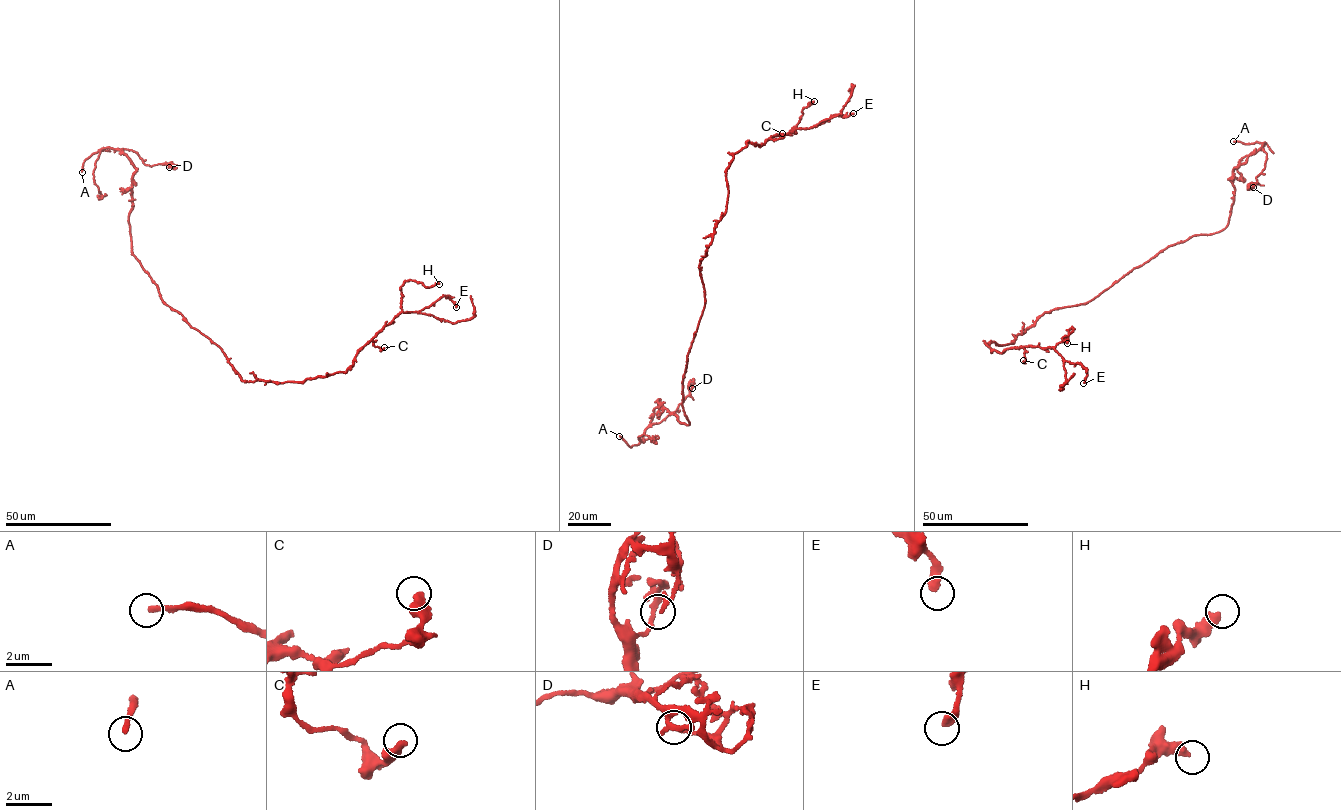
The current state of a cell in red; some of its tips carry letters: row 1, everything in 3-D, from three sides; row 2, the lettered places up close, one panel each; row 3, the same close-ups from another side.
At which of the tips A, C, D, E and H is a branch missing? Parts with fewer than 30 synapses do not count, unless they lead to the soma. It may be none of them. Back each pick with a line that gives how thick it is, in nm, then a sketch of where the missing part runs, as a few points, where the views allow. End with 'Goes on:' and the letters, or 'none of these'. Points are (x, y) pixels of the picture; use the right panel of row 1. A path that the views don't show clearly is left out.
A: 240 nm thick; missing branch runs (1233, 141), (1214, 123), (1204, 106), (1180, 85)
E: 400 nm thick; missing branch runs (1083, 383), (1074, 403), (1045, 405)
Goes on: A, E

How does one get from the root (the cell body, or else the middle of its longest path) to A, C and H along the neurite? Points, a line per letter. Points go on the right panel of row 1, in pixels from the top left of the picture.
A: (1076, 306), (1094, 299), (1166, 247), (1225, 228), (1233, 201), (1233, 170), (1265, 143), (1233, 141)
C: (1076, 306), (1043, 313), (1012, 343), (987, 345), (991, 352), (1001, 352), (1022, 346), (1023, 360)
H: (1076, 306), (1043, 313), (1012, 343), (987, 345), (991, 352), (1051, 349), (1071, 327), (1062, 337), (1067, 343)

